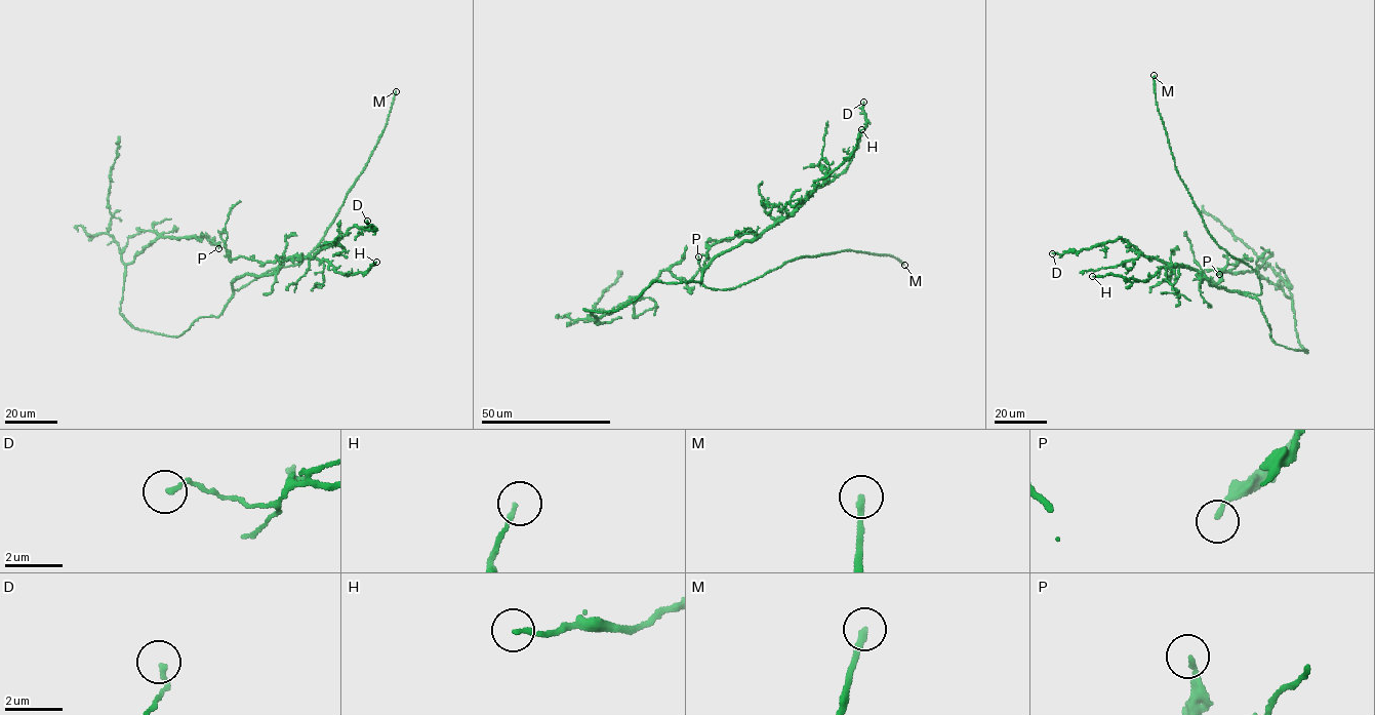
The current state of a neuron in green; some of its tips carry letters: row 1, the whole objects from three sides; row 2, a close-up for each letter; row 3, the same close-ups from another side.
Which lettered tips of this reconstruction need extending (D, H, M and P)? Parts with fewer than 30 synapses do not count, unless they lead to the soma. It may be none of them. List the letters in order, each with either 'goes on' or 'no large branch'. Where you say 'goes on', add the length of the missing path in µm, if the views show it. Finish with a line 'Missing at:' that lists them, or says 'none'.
D: no large branch
H: no large branch
M: goes on | 10 µm
P: no large branch
Missing at: M

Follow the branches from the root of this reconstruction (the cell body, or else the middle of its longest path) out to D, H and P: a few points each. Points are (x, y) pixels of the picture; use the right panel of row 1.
D: (1265, 316), (1254, 298), (1211, 284), (1187, 266), (1145, 255), (1123, 239), (1077, 252), (1052, 253)
H: (1265, 316), (1254, 298), (1211, 284), (1200, 272), (1186, 266), (1164, 267), (1144, 281), (1110, 274), (1092, 276)
P: (1265, 316), (1276, 344), (1307, 353), (1293, 301), (1282, 288), (1257, 271), (1231, 273), (1241, 260), (1219, 274)

